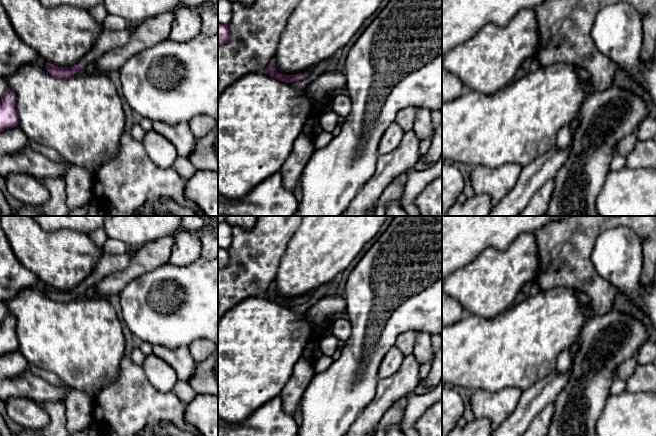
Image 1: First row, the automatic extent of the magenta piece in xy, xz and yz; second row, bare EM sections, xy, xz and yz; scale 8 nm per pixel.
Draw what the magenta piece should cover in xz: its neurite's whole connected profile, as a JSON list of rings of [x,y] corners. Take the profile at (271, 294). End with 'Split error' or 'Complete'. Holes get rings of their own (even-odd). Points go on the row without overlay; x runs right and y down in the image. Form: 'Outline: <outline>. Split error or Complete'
Outline: [[[268,288],[266,290],[264,296],[276,303],[279,303],[279,304],[281,304],[283,306],[287,306],[287,307],[292,307],[295,305],[300,305],[302,303],[306,303],[309,301],[309,299],[311,297],[310,295],[303,295],[302,297],[299,297],[296,299],[283,299],[277,295],[275,289],[270,289],[270,288]]]. Split error

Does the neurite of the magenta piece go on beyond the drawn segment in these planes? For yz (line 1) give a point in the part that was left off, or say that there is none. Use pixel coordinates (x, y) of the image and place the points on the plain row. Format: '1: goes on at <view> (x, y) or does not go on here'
1: goes on at yz (526, 288)

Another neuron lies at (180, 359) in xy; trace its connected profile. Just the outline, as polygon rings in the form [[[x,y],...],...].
[[[152,346],[153,354],[170,365],[177,374],[178,380],[188,381],[196,369],[196,362],[190,354],[188,346],[165,348]]]

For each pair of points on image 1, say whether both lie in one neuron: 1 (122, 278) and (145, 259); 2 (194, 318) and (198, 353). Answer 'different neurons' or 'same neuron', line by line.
1: same neuron
2: different neurons

